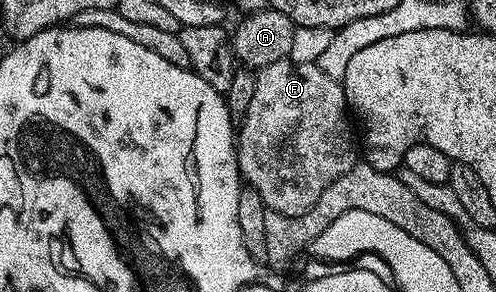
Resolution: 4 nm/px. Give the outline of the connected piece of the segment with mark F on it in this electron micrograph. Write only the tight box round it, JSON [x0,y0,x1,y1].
[237,58,357,216]

